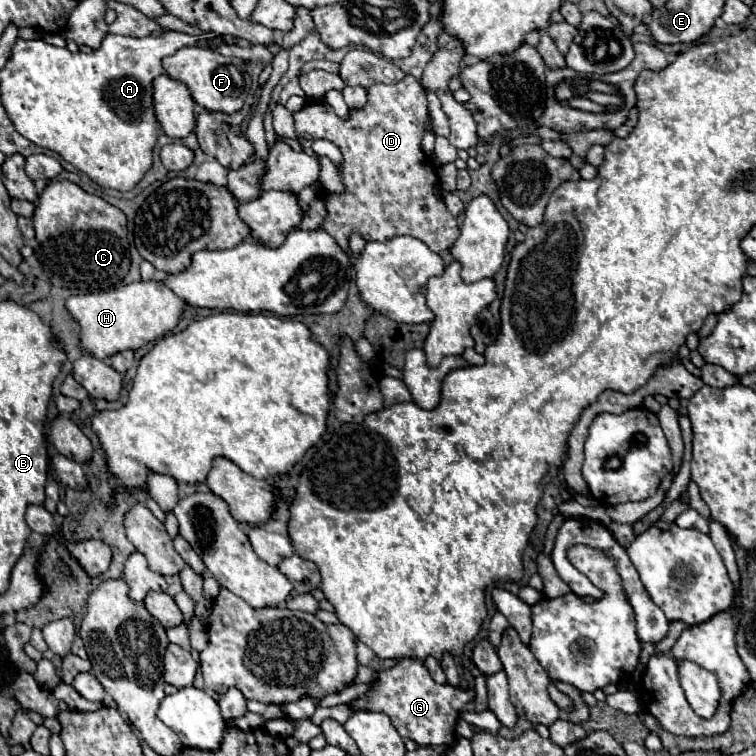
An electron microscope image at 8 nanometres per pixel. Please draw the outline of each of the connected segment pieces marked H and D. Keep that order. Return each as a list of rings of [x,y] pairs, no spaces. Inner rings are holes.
[[[133,282],[99,292],[71,296],[67,312],[79,324],[79,346],[99,360],[107,360],[123,350],[137,350],[169,330],[173,330],[183,312],[183,300],[177,298],[163,282]]]
[[[405,76],[397,84],[371,86],[367,106],[363,106],[363,110],[349,110],[349,118],[337,116],[325,102],[307,102],[293,114],[293,122],[299,138],[325,138],[339,146],[343,154],[339,178],[345,190],[341,194],[323,190],[319,196],[325,200],[327,208],[321,230],[327,230],[347,256],[351,256],[351,234],[377,242],[403,234],[415,236],[433,252],[443,252],[457,240],[459,224],[437,194],[437,184],[441,184],[437,168],[421,148],[423,130],[429,118],[419,80]]]

